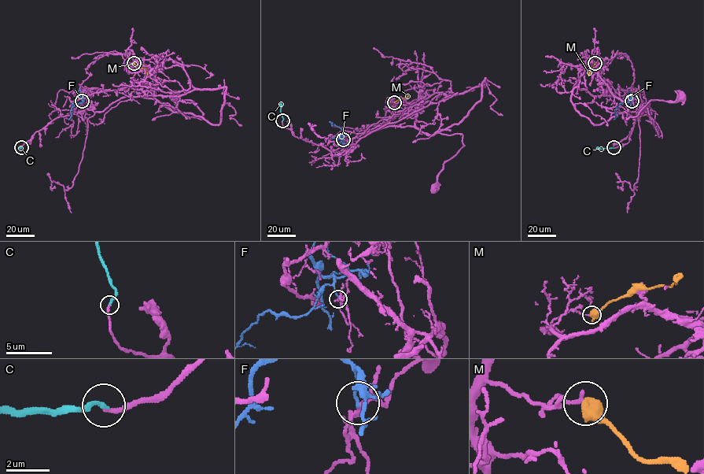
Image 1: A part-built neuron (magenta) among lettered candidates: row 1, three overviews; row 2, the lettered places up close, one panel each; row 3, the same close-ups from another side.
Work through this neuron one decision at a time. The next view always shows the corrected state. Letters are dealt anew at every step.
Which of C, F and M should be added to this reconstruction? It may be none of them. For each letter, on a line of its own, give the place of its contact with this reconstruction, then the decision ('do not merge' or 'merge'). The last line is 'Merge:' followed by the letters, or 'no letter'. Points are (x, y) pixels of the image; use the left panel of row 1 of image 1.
C: meets magenta at (21, 147); merge
F: meets magenta at (82, 101); do not merge
M: meets magenta at (134, 63); do not merge
Merge: C

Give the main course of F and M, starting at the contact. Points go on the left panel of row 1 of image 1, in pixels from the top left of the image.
F: (82, 101), (82, 98), (82, 103), (79, 102), (71, 109), (71, 116), (68, 119)
M: (134, 63), (141, 68), (145, 68), (147, 75)

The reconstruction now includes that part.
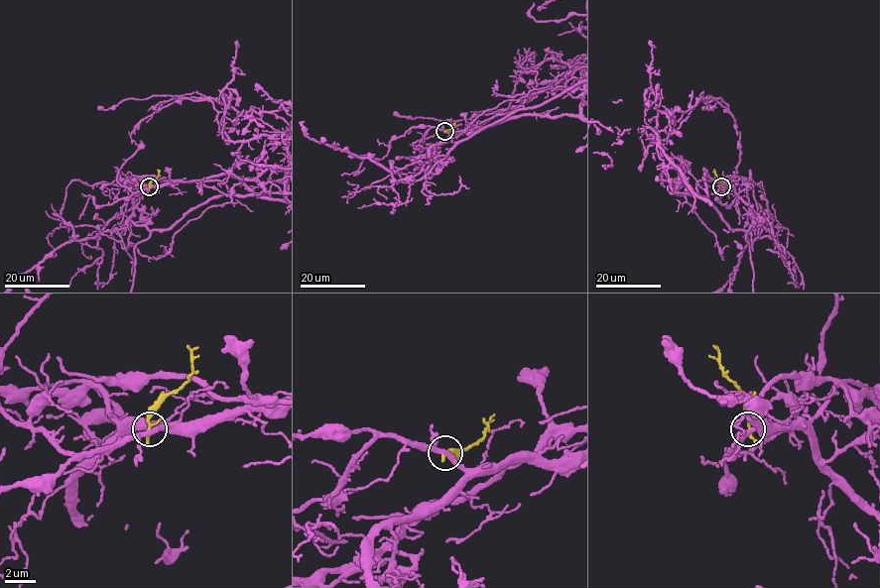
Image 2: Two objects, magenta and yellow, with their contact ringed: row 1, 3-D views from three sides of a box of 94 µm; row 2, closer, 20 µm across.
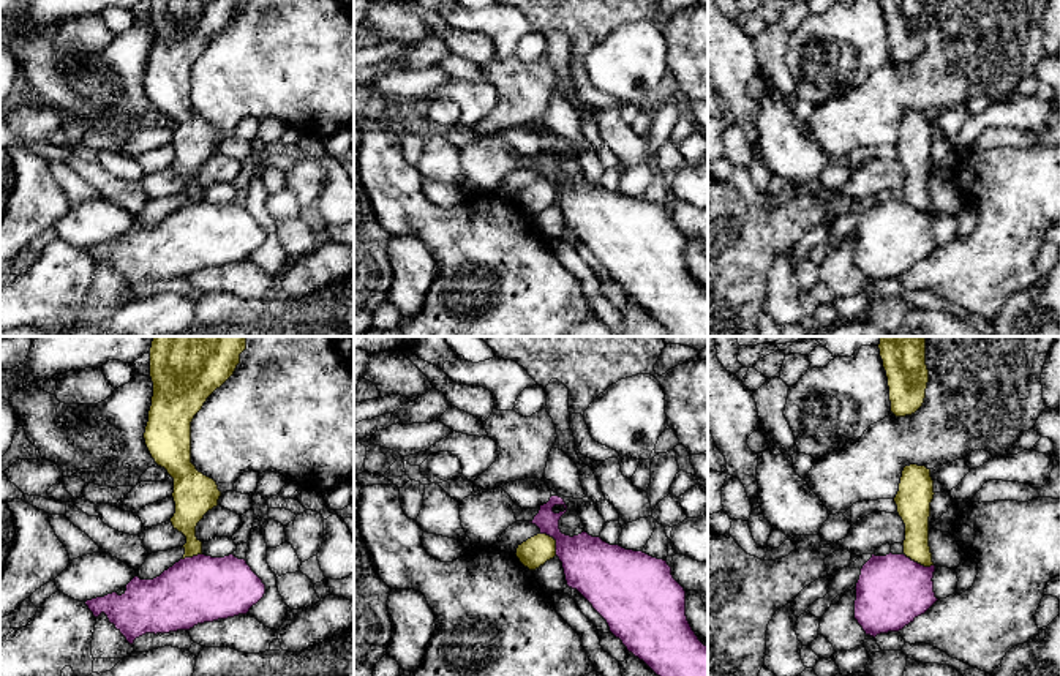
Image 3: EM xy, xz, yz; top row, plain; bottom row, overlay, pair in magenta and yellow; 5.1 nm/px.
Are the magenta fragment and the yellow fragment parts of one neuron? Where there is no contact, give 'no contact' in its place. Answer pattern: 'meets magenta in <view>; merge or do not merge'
meets magenta in xz; do not merge

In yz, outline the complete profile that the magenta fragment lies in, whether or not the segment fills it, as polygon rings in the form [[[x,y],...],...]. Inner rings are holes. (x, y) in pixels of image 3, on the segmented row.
[[[872,554],[855,588],[855,619],[866,635],[899,632],[924,614],[938,600],[934,572],[935,565],[924,567],[905,554]]]

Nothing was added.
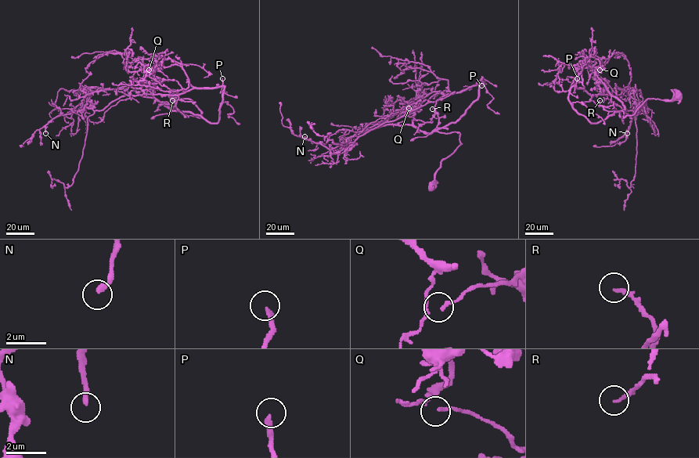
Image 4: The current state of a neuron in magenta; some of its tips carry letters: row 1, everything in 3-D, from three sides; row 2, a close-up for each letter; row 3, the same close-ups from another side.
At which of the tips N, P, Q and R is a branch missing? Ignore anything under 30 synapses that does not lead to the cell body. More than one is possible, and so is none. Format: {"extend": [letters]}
{"extend": ["P"]}

